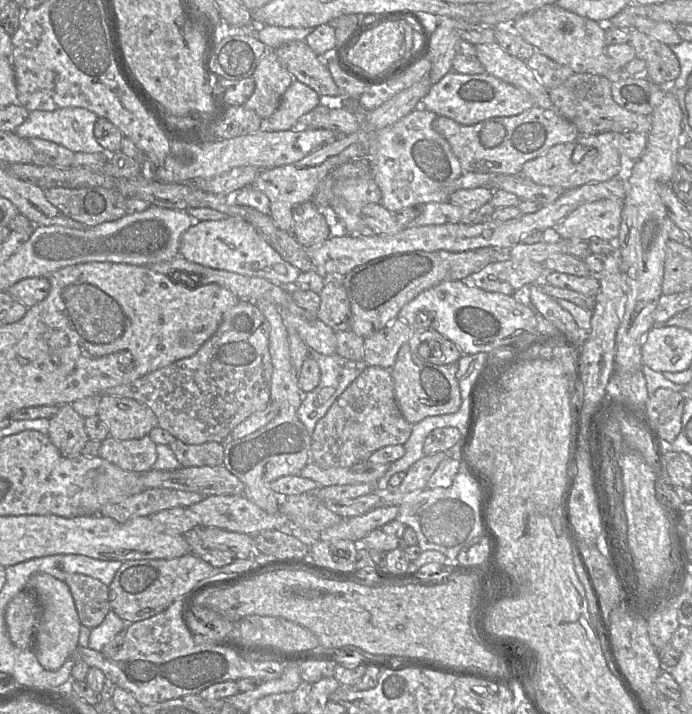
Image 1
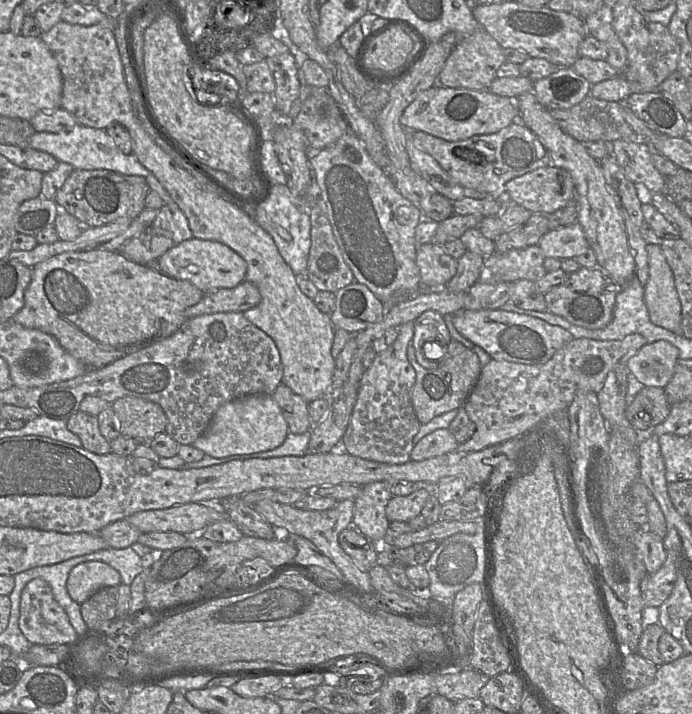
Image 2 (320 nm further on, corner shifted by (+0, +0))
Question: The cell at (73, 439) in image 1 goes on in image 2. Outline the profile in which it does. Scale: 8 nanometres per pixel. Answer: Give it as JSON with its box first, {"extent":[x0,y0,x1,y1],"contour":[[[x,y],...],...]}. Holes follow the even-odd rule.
{"extent":[66,410,111,454],"contour":[[[79,410],[66,420],[66,425],[68,430],[80,438],[84,449],[95,454],[111,453],[110,442],[99,430],[97,416]]]}

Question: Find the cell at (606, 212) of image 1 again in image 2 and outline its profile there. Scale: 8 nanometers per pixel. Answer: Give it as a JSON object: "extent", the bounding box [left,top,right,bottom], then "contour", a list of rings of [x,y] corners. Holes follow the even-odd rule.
{"extent":[538,222,590,258],"contour":[[[577,222],[568,226],[549,230],[538,246],[545,258],[576,258],[590,246],[581,225]]]}

